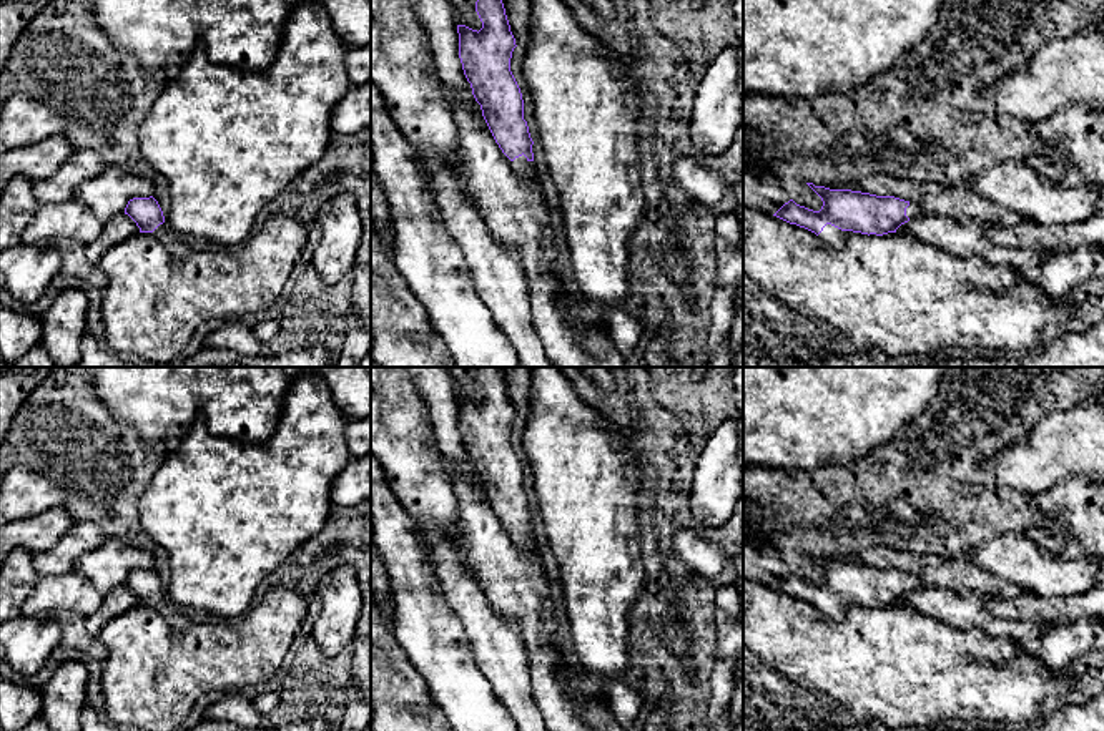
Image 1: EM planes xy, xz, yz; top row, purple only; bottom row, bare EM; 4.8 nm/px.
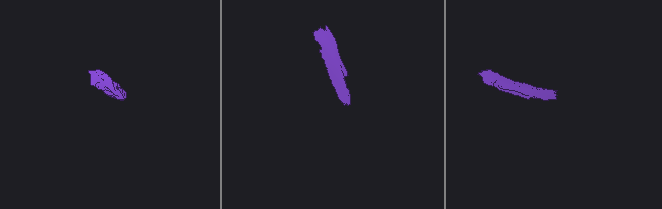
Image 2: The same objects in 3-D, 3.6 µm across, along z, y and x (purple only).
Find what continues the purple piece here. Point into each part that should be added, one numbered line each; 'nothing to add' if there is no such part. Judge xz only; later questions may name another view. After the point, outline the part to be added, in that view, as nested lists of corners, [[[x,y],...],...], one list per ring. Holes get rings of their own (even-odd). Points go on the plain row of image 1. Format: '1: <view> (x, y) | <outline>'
1: xz (526, 542) | [[[524,527],[510,533],[512,542],[517,545],[517,548],[530,557],[539,558],[539,547],[535,532],[529,533]],[[507,530],[509,532],[509,530]],[[509,532],[510,533],[510,532]]]

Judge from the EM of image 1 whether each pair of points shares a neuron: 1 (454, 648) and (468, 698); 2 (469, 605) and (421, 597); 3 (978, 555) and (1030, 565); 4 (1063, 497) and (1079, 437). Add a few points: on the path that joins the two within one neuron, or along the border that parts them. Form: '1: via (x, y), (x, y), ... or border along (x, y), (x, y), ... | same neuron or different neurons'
1: via (454, 660), (454, 681), (458, 686) | same neuron
2: border along (431, 565), (446, 602), (468, 635) | different neurons
3: via (991, 555), (1016, 559) | same neuron
4: border along (1086, 479), (1064, 479), (1033, 495) | different neurons

